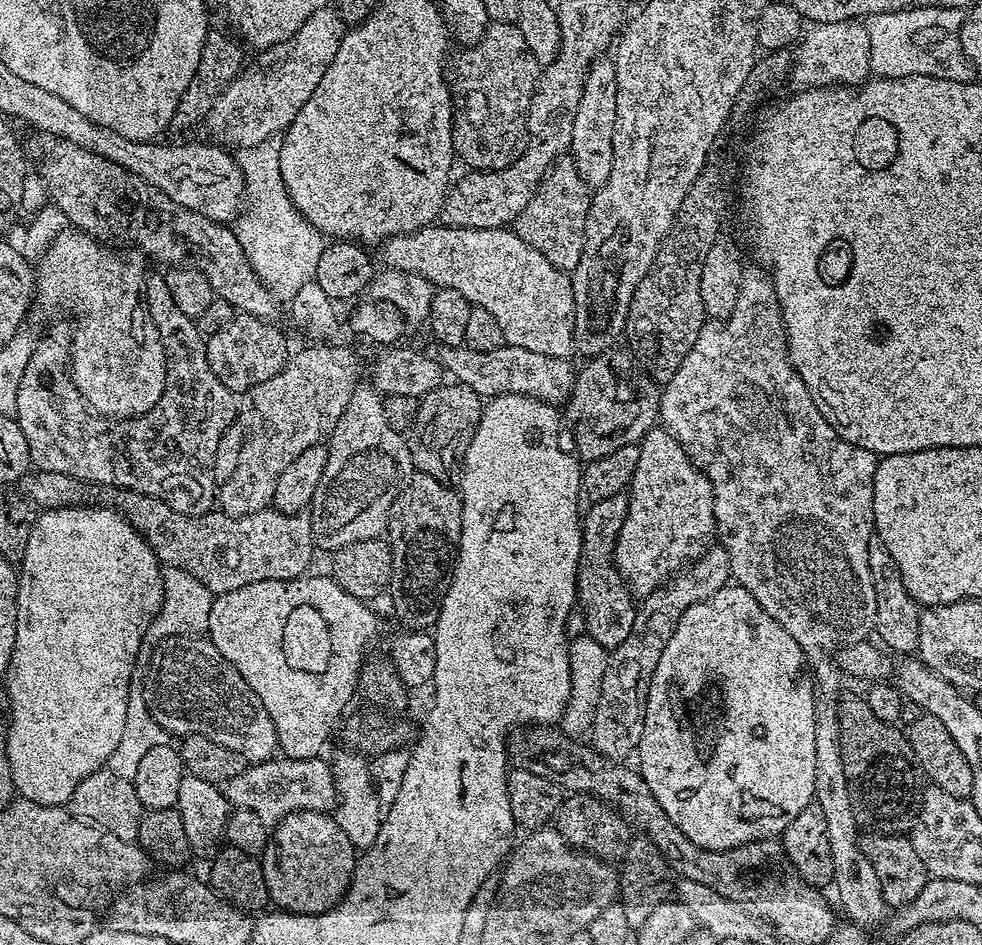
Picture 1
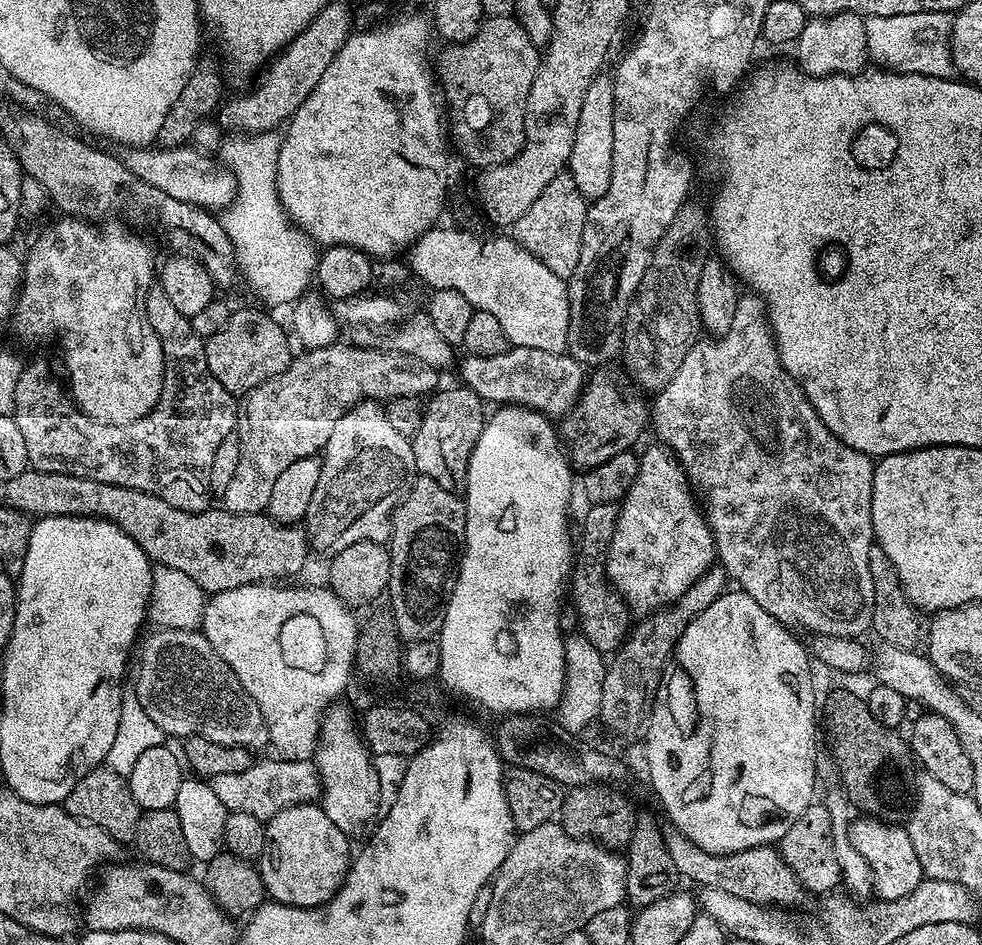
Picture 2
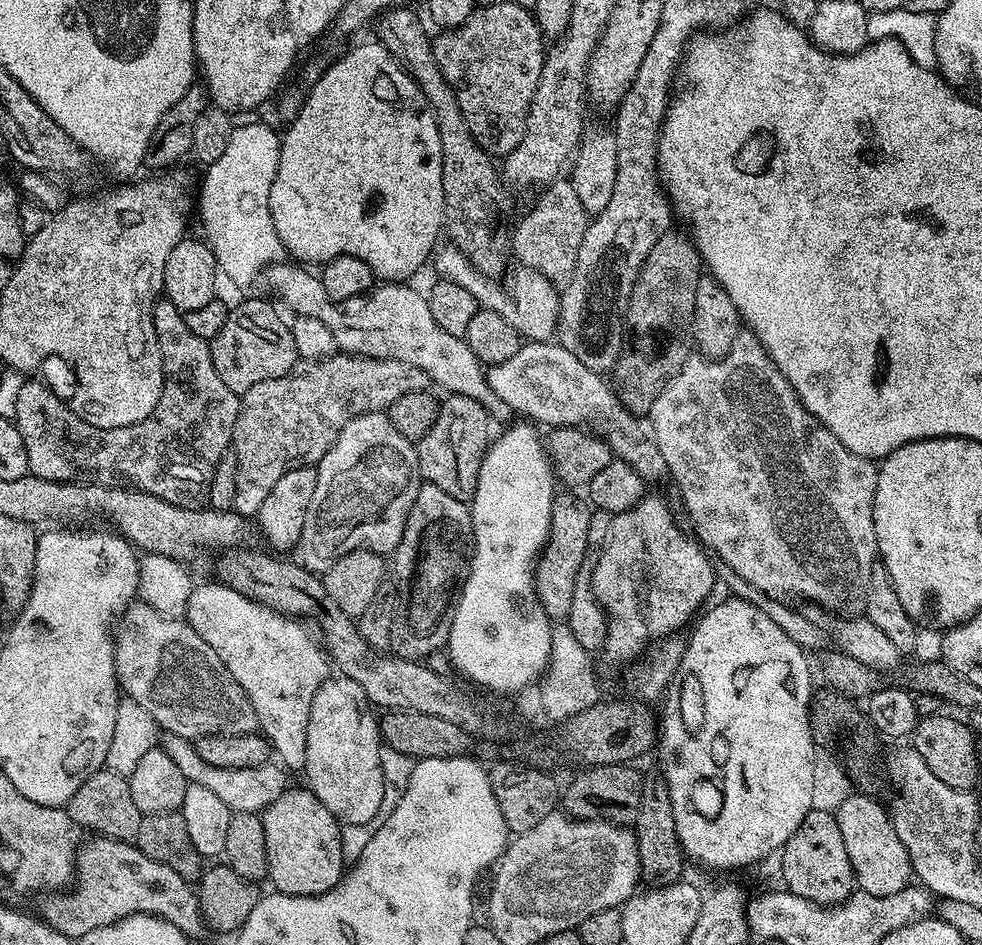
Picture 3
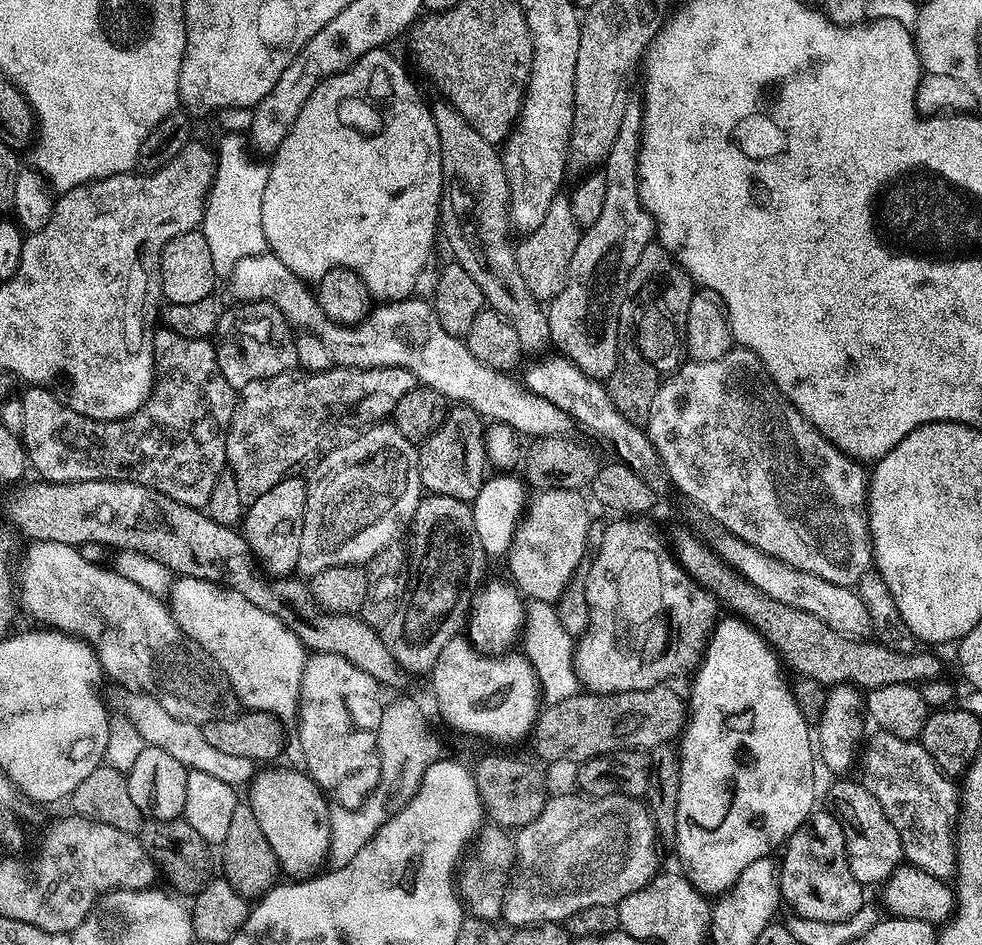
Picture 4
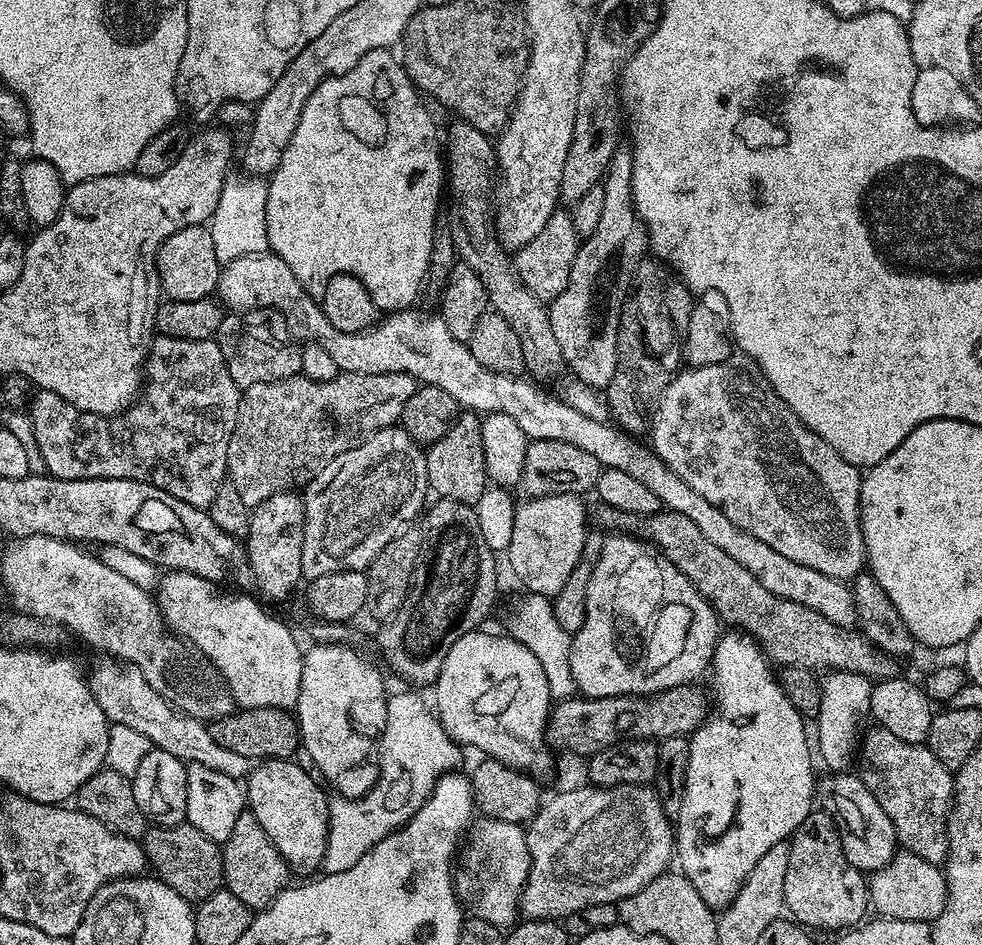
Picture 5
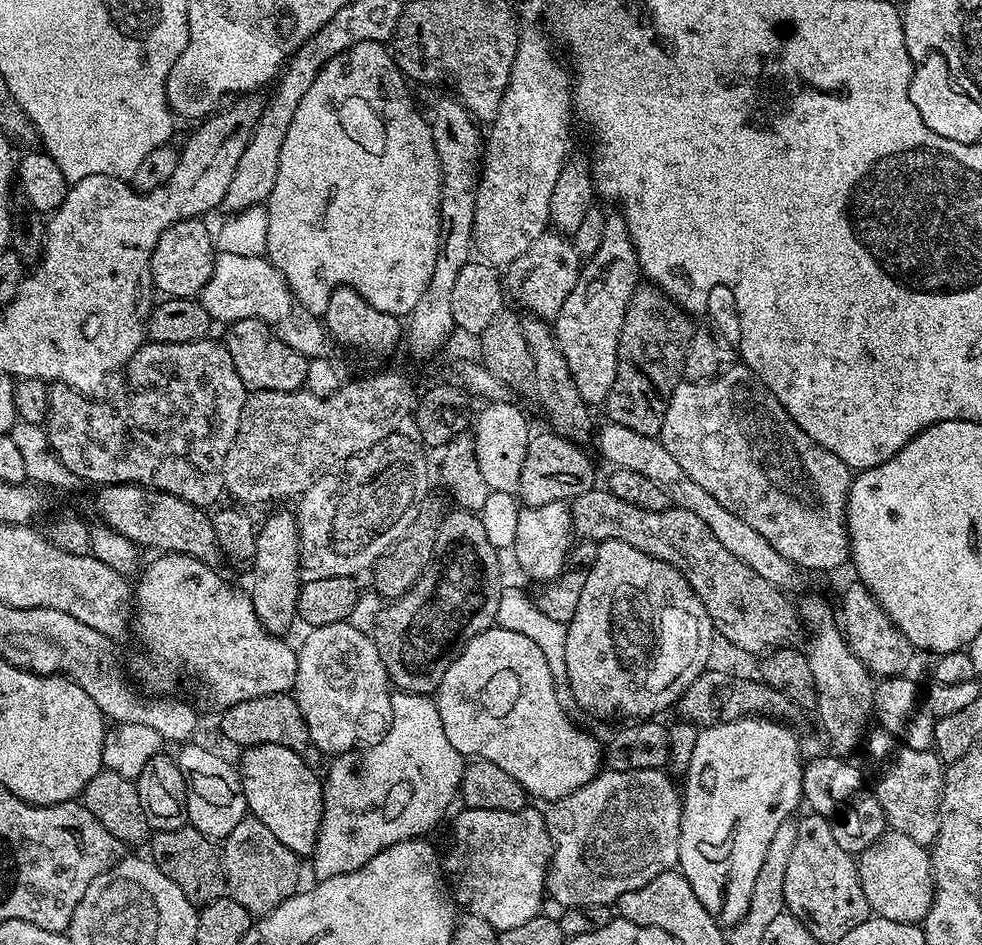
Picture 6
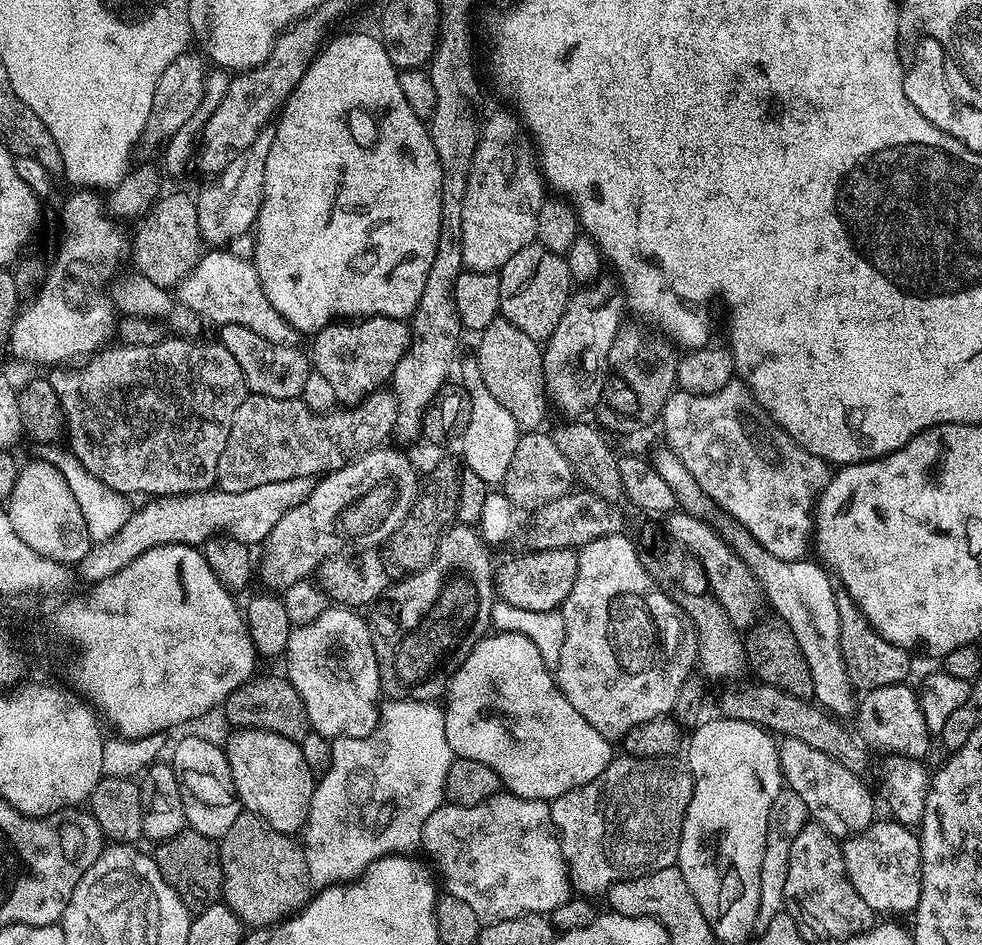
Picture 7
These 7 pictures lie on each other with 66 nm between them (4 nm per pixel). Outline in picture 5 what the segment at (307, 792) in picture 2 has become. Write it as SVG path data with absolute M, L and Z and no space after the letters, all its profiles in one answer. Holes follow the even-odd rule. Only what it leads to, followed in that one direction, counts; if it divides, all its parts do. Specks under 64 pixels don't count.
M100 658L92 668L92 676L87 677L88 689L94 694L98 706L102 706L109 722L131 726L133 730L138 730L138 734L146 734L153 748L166 750L166 754L174 754L174 758L188 764L210 766L210 770L218 770L218 774L226 774L236 781L247 777L250 761L242 754L234 754L234 750L218 746L218 742L210 738L205 721L190 718L167 704L135 668L128 666L120 669L115 666L120 667L111 659Z

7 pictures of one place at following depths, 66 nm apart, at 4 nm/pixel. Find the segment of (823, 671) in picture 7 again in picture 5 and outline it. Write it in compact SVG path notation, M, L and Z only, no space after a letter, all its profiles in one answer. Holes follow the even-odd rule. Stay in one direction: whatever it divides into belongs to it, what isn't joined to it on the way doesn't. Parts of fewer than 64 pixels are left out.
M829 671L823 677L822 706L820 713L814 718L814 724L816 724L814 744L818 749L819 759L821 756L825 766L833 773L851 769L857 759L862 737L866 731L864 719L867 721L872 711L870 706L872 685L871 679L852 672ZM818 747L820 747L820 752Z

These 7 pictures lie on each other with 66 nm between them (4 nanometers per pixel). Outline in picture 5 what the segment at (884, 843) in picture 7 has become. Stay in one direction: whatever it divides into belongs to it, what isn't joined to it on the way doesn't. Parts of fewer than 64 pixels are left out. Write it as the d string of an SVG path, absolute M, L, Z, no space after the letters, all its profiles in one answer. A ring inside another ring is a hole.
M905 850L897 851L886 866L871 873L868 880L868 898L873 909L877 908L881 917L889 920L923 920L931 922L942 914L948 901L948 881L941 869L935 864L924 861L917 854Z

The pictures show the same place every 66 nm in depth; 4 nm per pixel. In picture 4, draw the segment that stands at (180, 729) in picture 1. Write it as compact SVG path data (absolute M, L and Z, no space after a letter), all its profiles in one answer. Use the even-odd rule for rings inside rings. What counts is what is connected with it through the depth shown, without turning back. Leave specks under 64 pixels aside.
M37 540L29 543L26 548L26 553L23 559L18 578L18 600L24 608L33 616L33 621L39 622L41 625L49 626L54 630L67 632L79 636L88 641L95 650L96 656L100 660L100 667L103 675L108 676L116 684L121 684L124 688L129 688L127 691L132 694L140 693L156 700L158 706L162 710L166 710L166 714L170 714L170 718L176 718L182 722L190 724L199 724L203 726L206 723L214 722L215 720L231 720L241 711L242 705L236 691L230 686L230 682L226 678L226 674L217 666L216 660L208 651L198 642L194 642L194 638L190 638L185 632L182 632L176 625L176 620L172 616L172 609L161 597L150 594L150 590L142 590L142 586L138 586L134 582L130 582L130 578L120 575L119 571L108 568L99 568L96 564L91 564L86 557L83 556L81 549L74 544L63 544L62 542L50 542L49 540Z

